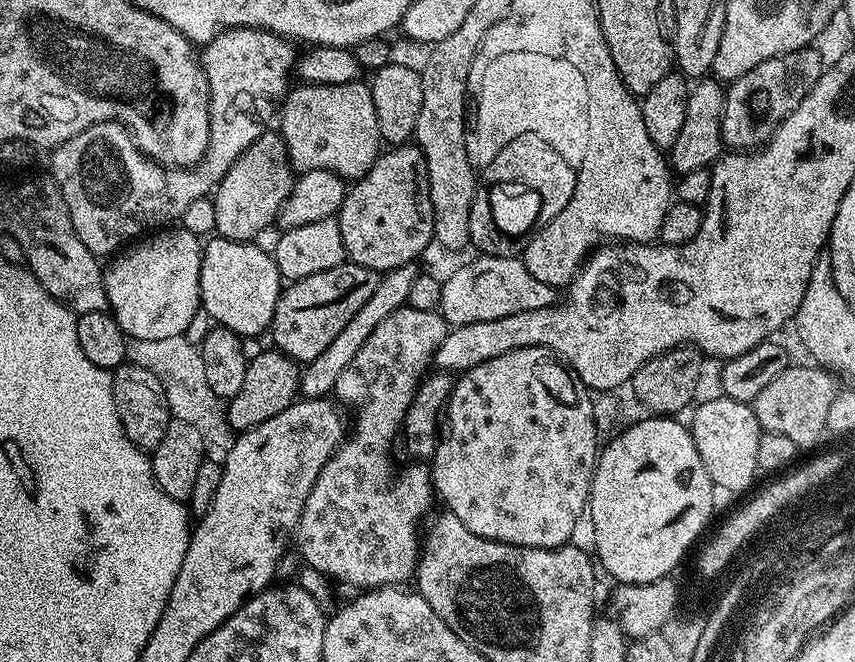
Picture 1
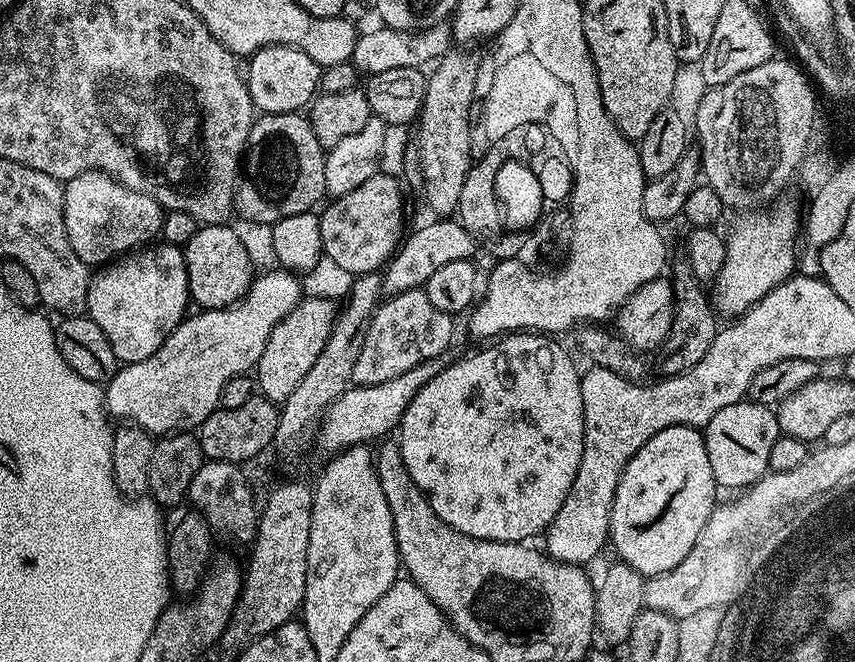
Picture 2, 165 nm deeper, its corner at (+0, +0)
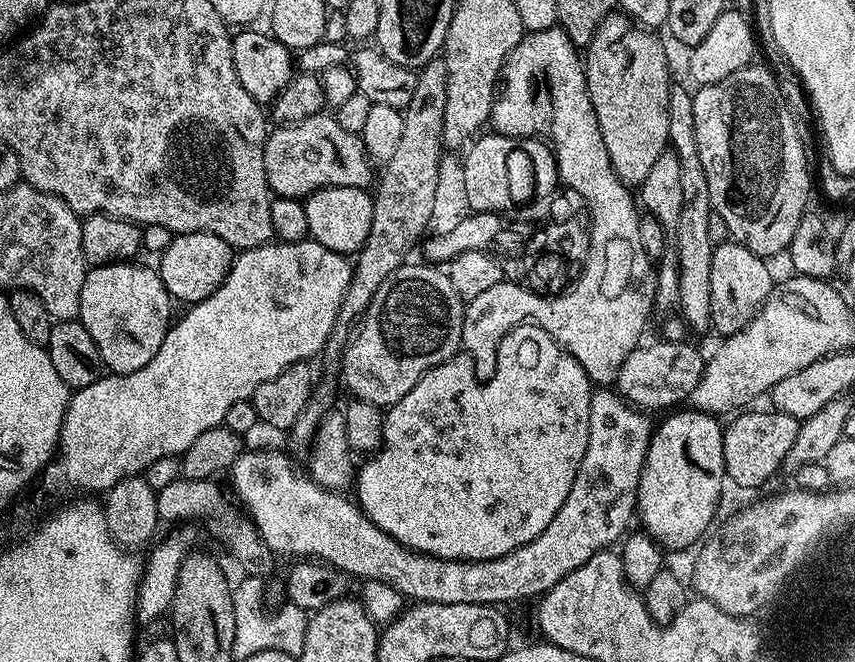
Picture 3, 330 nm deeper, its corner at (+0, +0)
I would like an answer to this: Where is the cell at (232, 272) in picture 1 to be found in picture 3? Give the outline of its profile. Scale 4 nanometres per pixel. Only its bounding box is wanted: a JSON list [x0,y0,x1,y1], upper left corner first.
[158,232,234,306]

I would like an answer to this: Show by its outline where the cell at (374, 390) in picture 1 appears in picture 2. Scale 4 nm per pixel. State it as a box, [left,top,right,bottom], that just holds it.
[352,288,452,384]

